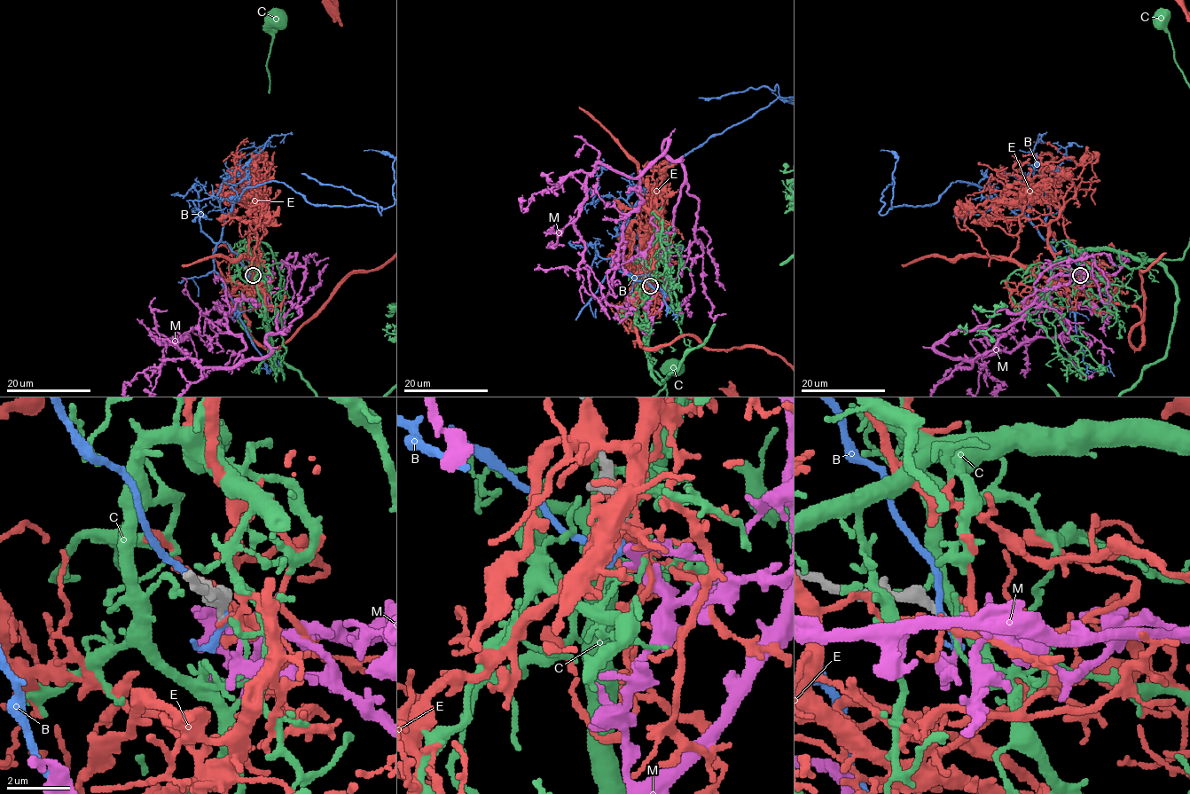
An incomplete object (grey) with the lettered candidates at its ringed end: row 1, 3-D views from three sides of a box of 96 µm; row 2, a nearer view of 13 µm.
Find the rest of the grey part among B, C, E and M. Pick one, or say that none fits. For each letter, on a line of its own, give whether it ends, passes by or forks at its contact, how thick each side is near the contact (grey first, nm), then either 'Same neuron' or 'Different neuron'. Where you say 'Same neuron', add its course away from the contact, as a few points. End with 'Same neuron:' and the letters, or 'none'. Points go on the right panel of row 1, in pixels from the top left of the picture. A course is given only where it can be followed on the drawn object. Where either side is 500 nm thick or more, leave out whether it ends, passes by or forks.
B: It passes by. Thickness 360 nm (grey) against 180 nm. Different neuron
C: It ends there. Thickness 190 nm (grey) against 170 nm. Different neuron
E: It passes by. Thickness 280 nm (grey) against 160 nm. Different neuron
M: It passes by. Thickness 190 nm (grey) against 320 nm. Same neuron. Its course: (1081, 275), (1110, 275), (1056, 275), (1006, 326), (935, 349), (971, 366), (1059, 337), (1090, 375), (1096, 353)
Same neuron: M

